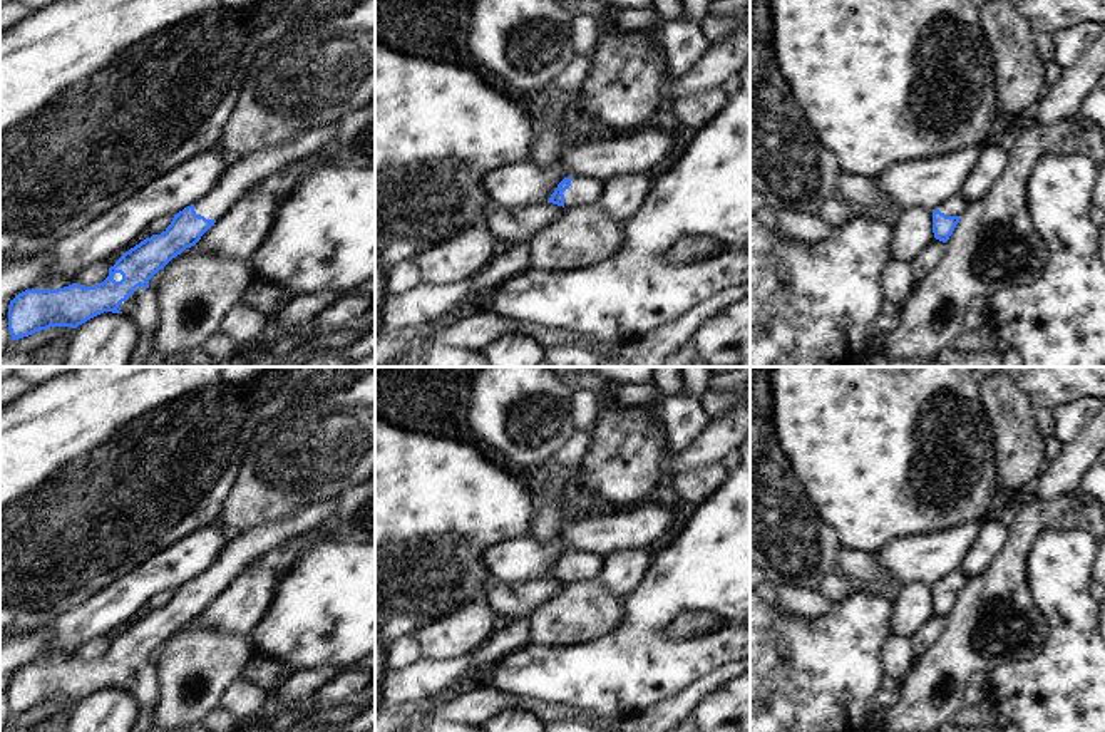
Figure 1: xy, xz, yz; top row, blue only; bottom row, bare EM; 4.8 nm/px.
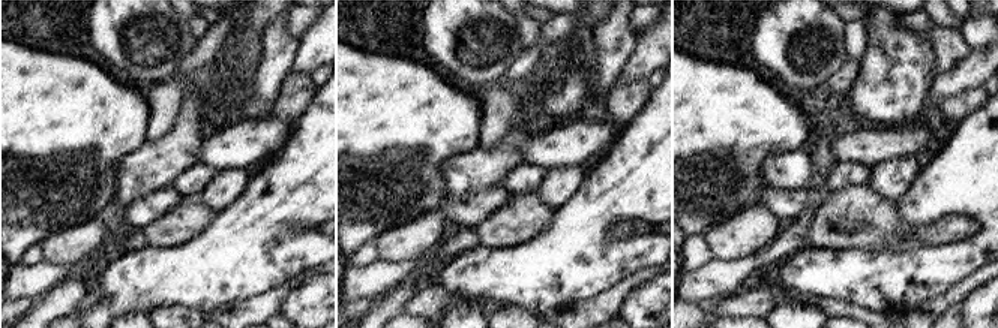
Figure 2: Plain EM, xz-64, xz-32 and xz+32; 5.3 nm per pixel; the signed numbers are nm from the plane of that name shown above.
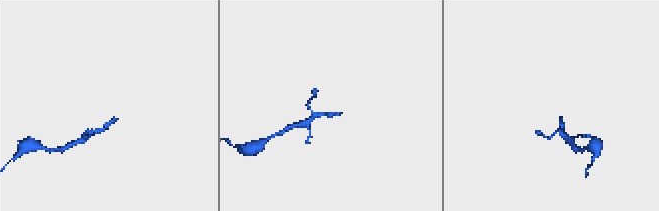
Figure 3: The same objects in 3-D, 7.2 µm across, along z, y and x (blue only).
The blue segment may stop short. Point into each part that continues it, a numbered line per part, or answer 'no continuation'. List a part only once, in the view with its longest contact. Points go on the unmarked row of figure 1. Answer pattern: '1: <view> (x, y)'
1: xz (583, 565)

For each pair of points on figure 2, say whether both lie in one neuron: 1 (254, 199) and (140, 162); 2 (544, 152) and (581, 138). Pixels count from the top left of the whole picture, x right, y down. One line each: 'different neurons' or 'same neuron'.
1: different neurons
2: same neuron

